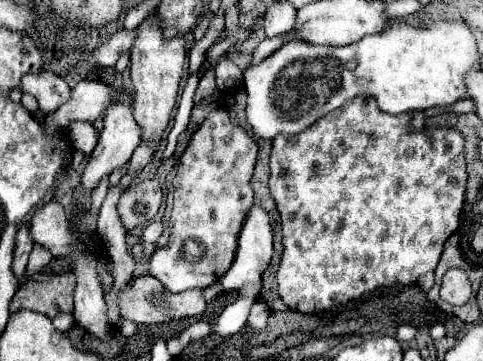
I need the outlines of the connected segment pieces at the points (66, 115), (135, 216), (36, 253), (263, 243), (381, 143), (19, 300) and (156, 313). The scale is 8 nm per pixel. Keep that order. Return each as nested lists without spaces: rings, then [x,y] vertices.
[[[93,80],[79,82],[73,88],[71,100],[62,104],[57,111],[45,116],[45,130],[51,136],[63,128],[66,129],[71,122],[93,123],[105,112],[109,100],[115,100],[119,96],[127,98],[125,92],[113,92],[111,96],[111,90],[103,82],[93,82]]]
[[[145,180],[125,190],[117,206],[125,230],[143,228],[147,222],[151,222],[161,206],[161,200],[163,200],[163,190],[157,180]]]
[[[35,244],[35,246],[33,246],[33,252],[31,252],[31,256],[29,256],[27,274],[31,276],[31,274],[39,272],[45,264],[49,264],[49,250],[43,248],[43,246],[39,246],[39,244]]]
[[[253,204],[247,210],[247,216],[245,216],[245,222],[241,226],[237,244],[239,244],[237,246],[237,256],[235,256],[229,272],[221,278],[221,286],[225,290],[229,290],[229,292],[231,290],[239,290],[245,284],[257,284],[257,282],[261,282],[261,276],[263,276],[263,272],[267,270],[267,266],[271,262],[271,256],[273,256],[271,220],[269,220],[269,214],[265,212],[265,208],[261,208],[259,204]]]
[[[355,96],[355,100],[347,100],[343,108],[337,108],[335,112],[321,116],[315,124],[311,124],[311,128],[299,132],[299,136],[275,136],[271,150],[269,190],[281,214],[281,236],[283,236],[283,256],[277,270],[277,282],[279,282],[279,296],[291,310],[299,310],[305,314],[327,310],[333,304],[345,304],[381,286],[417,282],[421,274],[435,270],[443,252],[443,244],[459,226],[459,214],[465,200],[467,172],[465,172],[463,136],[453,128],[431,128],[427,132],[425,130],[417,132],[413,128],[409,130],[409,120],[411,120],[410,113],[391,116],[389,113],[381,112],[373,96]]]
[[[71,272],[55,274],[47,282],[29,280],[21,284],[17,294],[11,300],[11,312],[25,308],[47,318],[53,318],[59,312],[71,312],[73,306],[73,288],[75,276]]]
[[[141,276],[135,278],[133,284],[127,284],[119,294],[119,308],[121,316],[127,320],[133,320],[135,324],[163,324],[173,322],[181,318],[197,318],[203,316],[207,310],[207,300],[203,298],[203,290],[185,290],[179,294],[169,292],[163,288],[163,284],[153,276]]]

